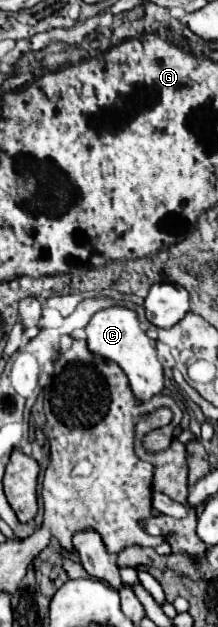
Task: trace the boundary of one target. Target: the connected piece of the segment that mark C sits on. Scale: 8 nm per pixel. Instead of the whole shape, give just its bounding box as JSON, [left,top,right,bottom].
[86,305,164,401]

